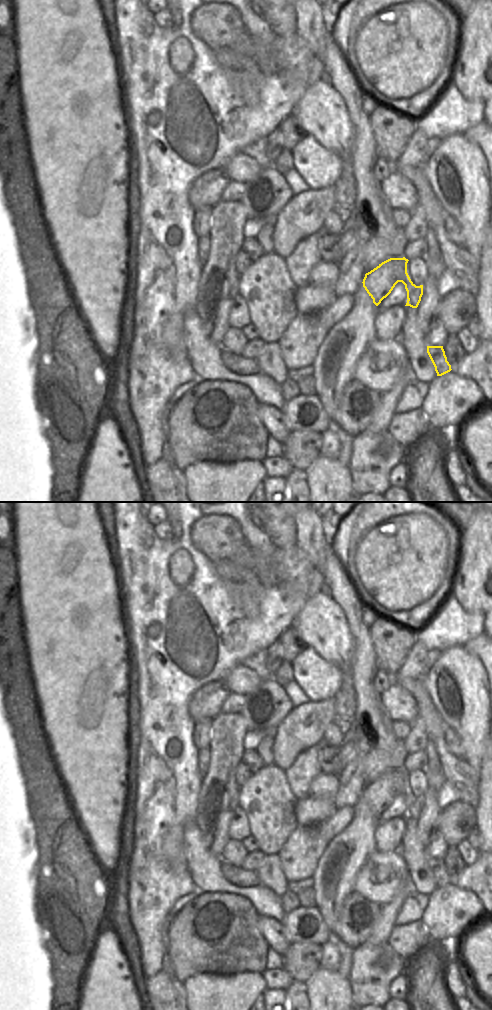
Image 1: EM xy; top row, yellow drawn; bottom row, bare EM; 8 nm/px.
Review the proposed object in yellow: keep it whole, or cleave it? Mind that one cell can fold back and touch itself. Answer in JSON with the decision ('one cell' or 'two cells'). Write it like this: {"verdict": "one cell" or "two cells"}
{"verdict": "two cells"}

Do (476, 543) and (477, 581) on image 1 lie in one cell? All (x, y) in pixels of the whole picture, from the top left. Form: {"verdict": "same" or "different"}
{"verdict": "same"}

